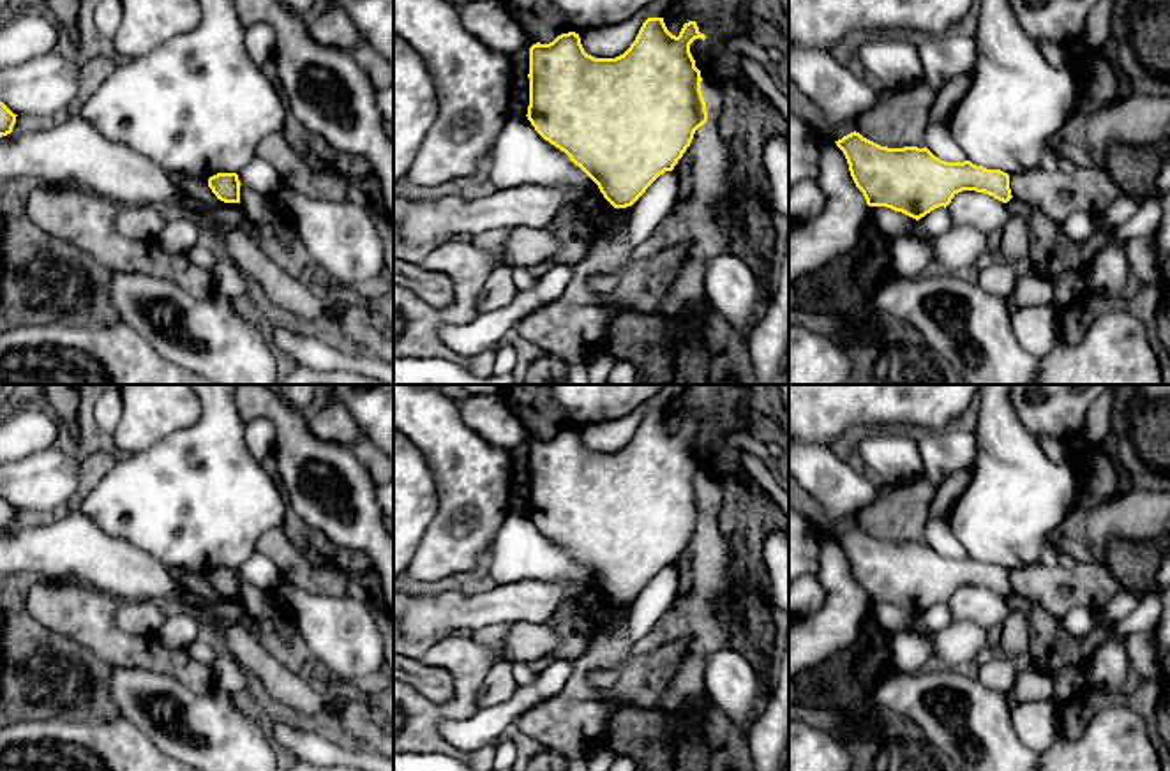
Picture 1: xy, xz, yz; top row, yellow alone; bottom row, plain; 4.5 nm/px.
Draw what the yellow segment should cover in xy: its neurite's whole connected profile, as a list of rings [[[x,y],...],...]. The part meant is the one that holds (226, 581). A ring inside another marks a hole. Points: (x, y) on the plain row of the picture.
[[[217,568],[208,573],[208,582],[224,598],[240,598],[240,580],[236,568]]]

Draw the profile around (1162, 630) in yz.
[[[1170,586],[1163,589],[1161,618],[1152,632],[1161,670],[1161,692],[1165,695],[1166,711],[1170,715]]]

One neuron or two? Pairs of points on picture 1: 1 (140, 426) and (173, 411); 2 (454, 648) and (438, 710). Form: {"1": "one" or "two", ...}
{"1": "one", "2": "one"}

